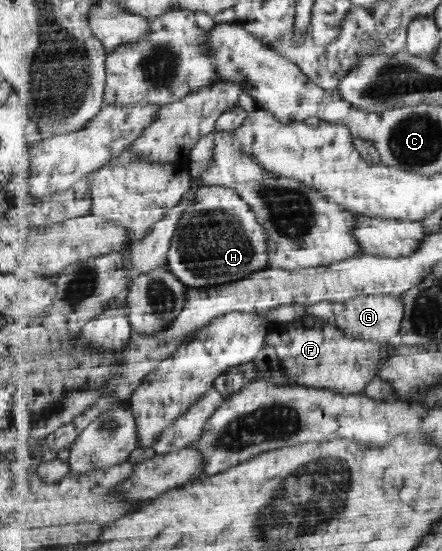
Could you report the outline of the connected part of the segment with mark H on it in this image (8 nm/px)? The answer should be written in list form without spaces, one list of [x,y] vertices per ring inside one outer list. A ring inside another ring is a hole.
[[[226,186],[201,187],[197,192],[197,202],[185,210],[172,246],[168,254],[168,267],[188,288],[201,288],[226,283],[235,284],[250,277],[251,274],[267,270],[269,265],[269,240],[266,228],[260,224],[255,211],[249,207],[236,190]]]

